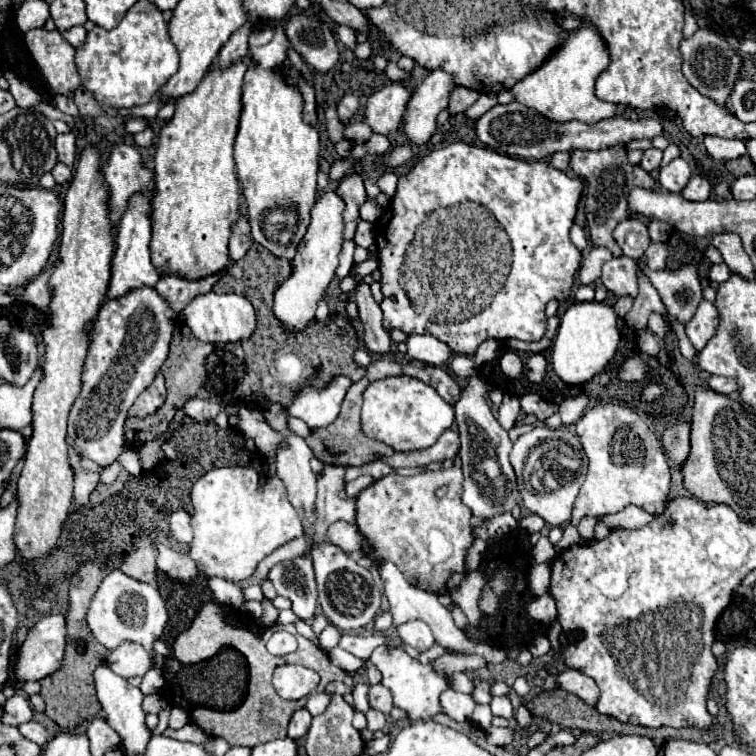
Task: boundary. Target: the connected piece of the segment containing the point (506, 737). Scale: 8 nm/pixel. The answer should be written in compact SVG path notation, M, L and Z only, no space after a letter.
M489 728L487 730L487 736L489 736L489 742L491 744L497 744L497 746L505 746L511 742L513 738L513 730L511 728Z

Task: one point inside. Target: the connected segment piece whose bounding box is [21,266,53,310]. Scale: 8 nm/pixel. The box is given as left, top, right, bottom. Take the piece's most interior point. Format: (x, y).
(36, 293)

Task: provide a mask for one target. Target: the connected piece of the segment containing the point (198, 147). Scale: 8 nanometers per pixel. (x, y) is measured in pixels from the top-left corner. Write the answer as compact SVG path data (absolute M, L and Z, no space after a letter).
M249 58L235 62L229 70L213 70L205 74L195 92L183 96L177 102L177 110L171 122L167 122L159 134L155 152L155 194L153 194L153 240L151 260L159 276L175 276L183 280L201 280L209 274L221 272L231 262L229 238L231 228L239 220L239 182L233 160L233 140L237 134L241 114L241 84Z

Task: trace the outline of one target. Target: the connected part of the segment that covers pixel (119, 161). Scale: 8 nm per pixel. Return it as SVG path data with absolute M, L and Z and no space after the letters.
M119 144L111 150L109 164L103 168L107 184L111 188L111 214L117 224L127 208L127 200L137 190L153 194L153 170L141 160L141 154L127 144Z

